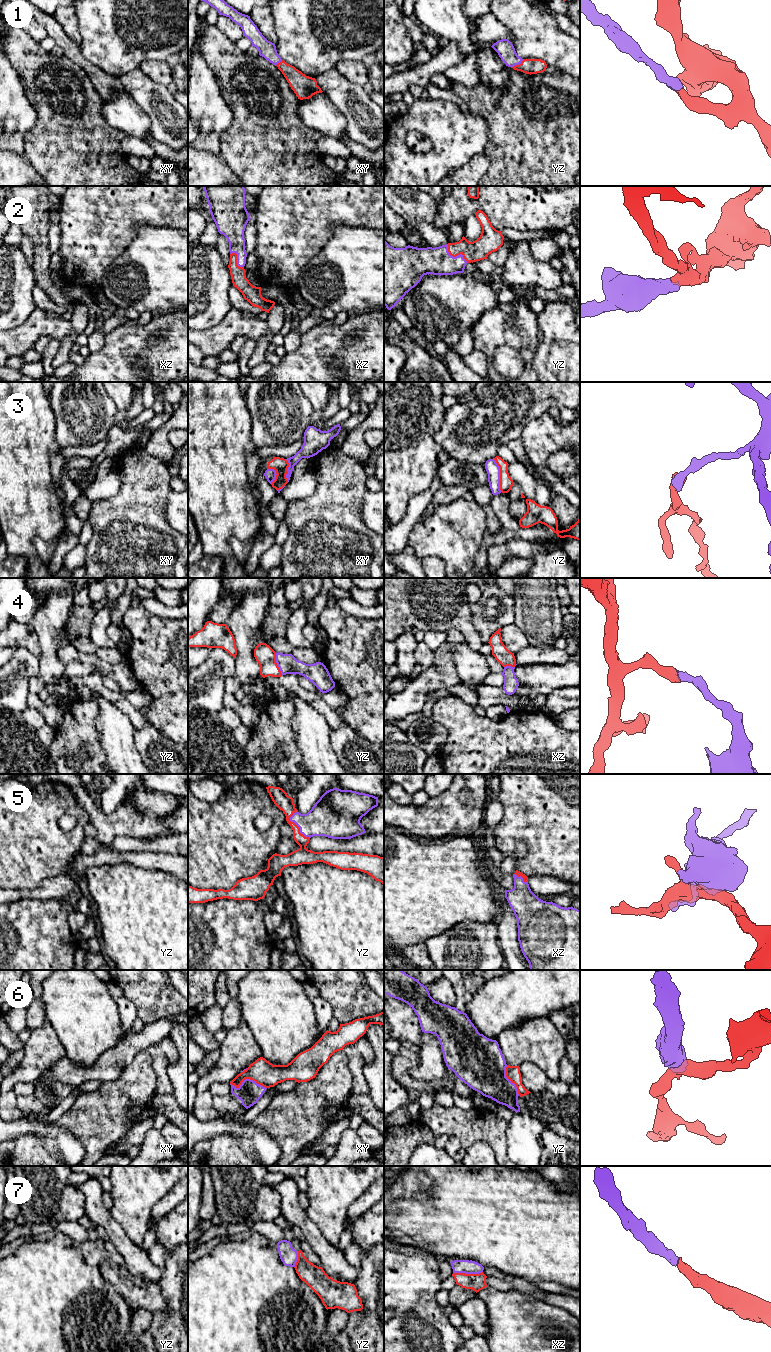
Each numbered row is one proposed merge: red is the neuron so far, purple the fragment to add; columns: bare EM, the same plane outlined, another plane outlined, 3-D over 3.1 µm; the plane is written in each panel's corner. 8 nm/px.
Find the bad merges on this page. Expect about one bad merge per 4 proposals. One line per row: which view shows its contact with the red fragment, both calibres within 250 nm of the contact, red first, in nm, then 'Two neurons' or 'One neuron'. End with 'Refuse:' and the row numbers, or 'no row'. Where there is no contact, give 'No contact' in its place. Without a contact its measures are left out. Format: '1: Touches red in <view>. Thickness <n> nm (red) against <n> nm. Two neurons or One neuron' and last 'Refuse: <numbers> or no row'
1: Touches red in yz. Thickness 130 nm (red) against 140 nm. One neuron
2: Touches red in yz. Thickness 160 nm (red) against 220 nm. One neuron
3: Touches red in yz. Thickness 110 nm (red) against 110 nm. Two neurons
4: Touches red in yz. Thickness 160 nm (red) against 160 nm. One neuron
5: Touches red in yz. Thickness 130 nm (red) against 300 nm. One neuron
6: Touches red in xy. Thickness 200 nm (red) against 190 nm. Two neurons
7: Touches red in xz. Thickness 140 nm (red) against 110 nm. One neuron
Refuse: 3, 6

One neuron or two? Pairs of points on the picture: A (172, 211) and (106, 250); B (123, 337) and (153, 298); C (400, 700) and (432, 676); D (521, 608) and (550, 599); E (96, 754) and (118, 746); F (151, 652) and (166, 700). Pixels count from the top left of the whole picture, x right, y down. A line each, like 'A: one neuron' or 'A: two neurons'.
A: one neuron
B: two neurons
C: one neuron
D: one neuron
E: two neurons
F: one neuron

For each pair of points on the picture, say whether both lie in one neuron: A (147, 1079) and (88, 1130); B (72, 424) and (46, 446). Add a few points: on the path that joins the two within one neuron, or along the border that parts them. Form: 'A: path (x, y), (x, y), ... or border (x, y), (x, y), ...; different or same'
A: path (132, 1088), (103, 1115); same
B: border (54, 415), (55, 439), (62, 447); different

